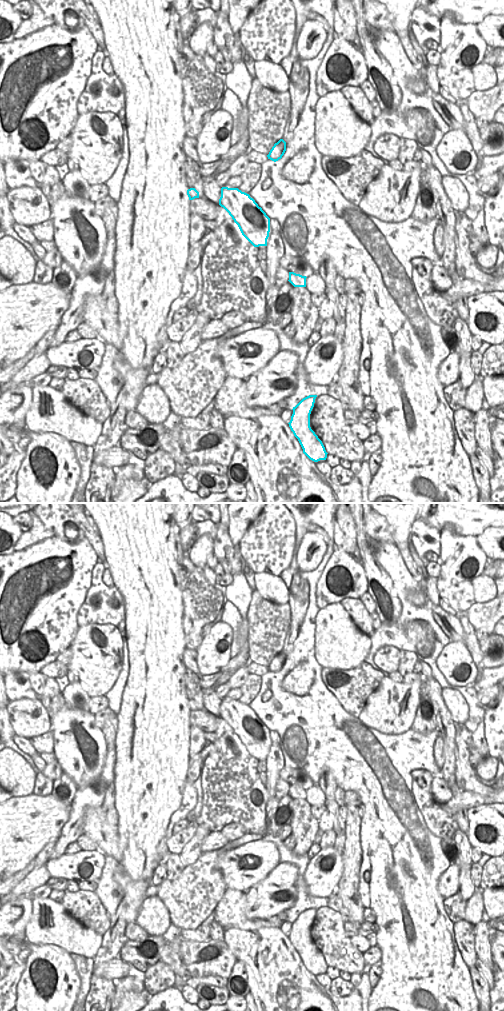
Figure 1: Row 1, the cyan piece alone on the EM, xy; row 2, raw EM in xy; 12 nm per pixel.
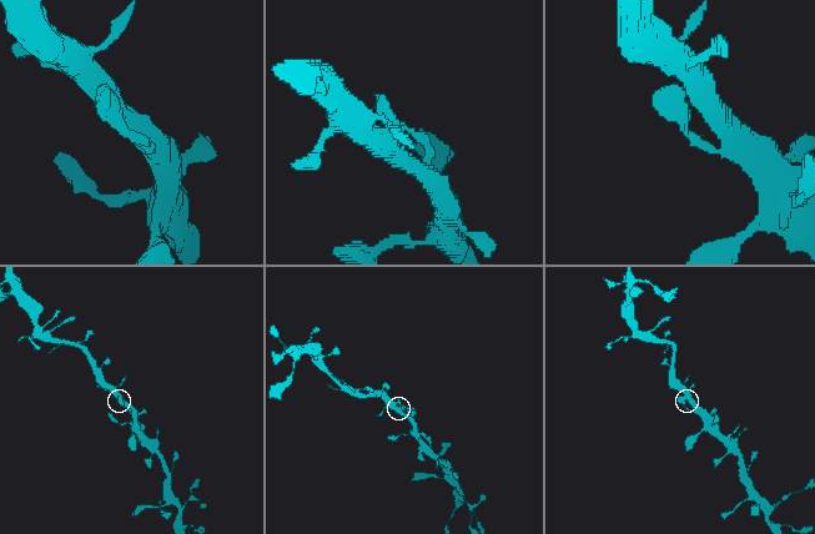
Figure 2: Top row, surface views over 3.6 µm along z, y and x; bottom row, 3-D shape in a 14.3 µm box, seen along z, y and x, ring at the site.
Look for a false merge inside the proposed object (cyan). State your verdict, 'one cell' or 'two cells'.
one cell

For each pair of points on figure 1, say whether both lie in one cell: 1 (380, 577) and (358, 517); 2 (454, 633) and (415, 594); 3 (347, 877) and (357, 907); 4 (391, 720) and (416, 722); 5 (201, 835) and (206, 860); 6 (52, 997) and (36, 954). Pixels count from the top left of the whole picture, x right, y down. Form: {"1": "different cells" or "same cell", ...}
{"1": "same cell", "2": "same cell", "3": "same cell", "4": "different cells", "5": "different cells", "6": "same cell"}

